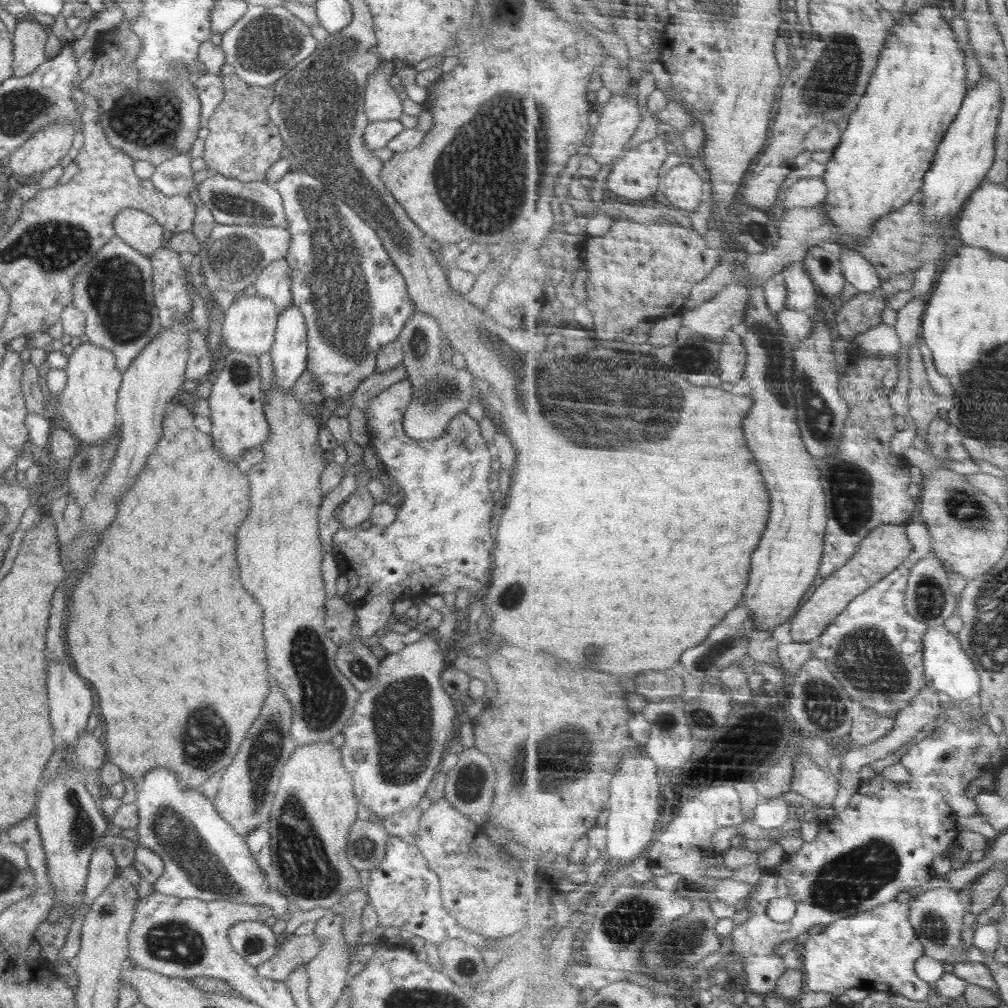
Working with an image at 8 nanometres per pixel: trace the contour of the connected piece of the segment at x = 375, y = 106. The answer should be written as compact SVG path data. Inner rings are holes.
M408 60L396 64L382 61L377 68L378 72L368 78L364 108L369 122L398 120L402 116L402 101L398 97L398 91L390 87L388 80L406 66L411 66Z

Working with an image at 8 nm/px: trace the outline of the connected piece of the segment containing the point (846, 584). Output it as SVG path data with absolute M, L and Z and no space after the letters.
M886 523L875 528L864 540L851 562L819 583L807 597L797 615L791 620L791 635L798 642L818 643L818 639L851 606L853 600L891 575L897 568L904 566L914 551L915 544L912 544L911 537L908 536L905 524Z

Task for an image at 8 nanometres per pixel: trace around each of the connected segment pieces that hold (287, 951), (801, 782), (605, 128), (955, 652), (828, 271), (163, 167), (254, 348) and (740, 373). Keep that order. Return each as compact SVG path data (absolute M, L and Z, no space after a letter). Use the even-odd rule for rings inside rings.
M315 934L287 935L286 941L279 944L277 953L267 960L261 975L269 979L283 981L298 965L307 964L320 952L321 939Z
M810 755L798 756L793 791L809 798L818 808L834 806L842 783L838 775L824 772Z
M634 80L633 90L617 93L608 102L601 114L601 121L596 126L589 142L589 155L598 163L610 164L622 156L626 145L638 132L644 116L638 104L638 89Z
M945 625L930 628L925 644L925 669L930 684L939 688L940 692L948 693L954 700L978 698L982 690L982 678L972 658L966 654L960 638L956 638Z
M832 246L814 247L804 262L821 293L835 298L841 296L848 282L837 249Z
M190 151L177 154L155 167L149 178L154 186L166 196L184 195L196 189L193 177L196 172L190 167L193 158Z
M246 296L236 298L230 308L226 310L221 326L221 342L226 343L232 351L245 355L260 356L269 353L275 342L277 318L280 313L276 306L262 296Z
M730 330L722 348L720 378L734 385L738 382L743 383L749 361L745 340L740 334Z

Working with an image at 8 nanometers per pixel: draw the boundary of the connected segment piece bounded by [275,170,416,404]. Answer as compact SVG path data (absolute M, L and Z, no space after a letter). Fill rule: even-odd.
M288 171L276 184L287 216L291 241L285 260L289 265L293 305L304 315L307 326L307 369L314 375L329 403L347 395L377 368L378 351L398 341L404 324L416 307L396 266L390 260L376 231L353 208L333 195L317 177L303 171Z

